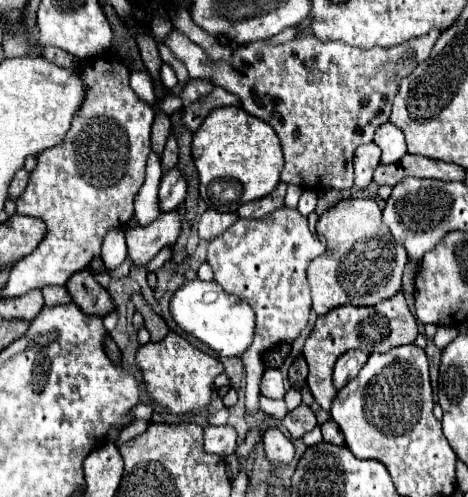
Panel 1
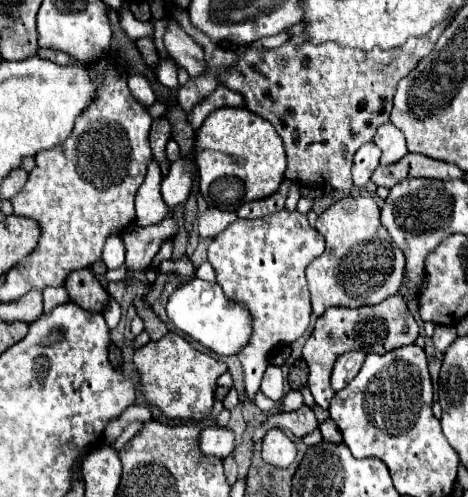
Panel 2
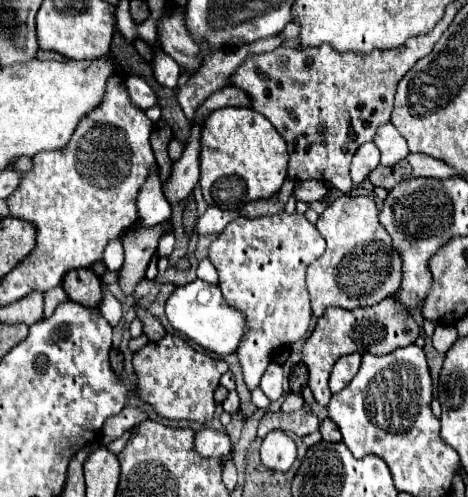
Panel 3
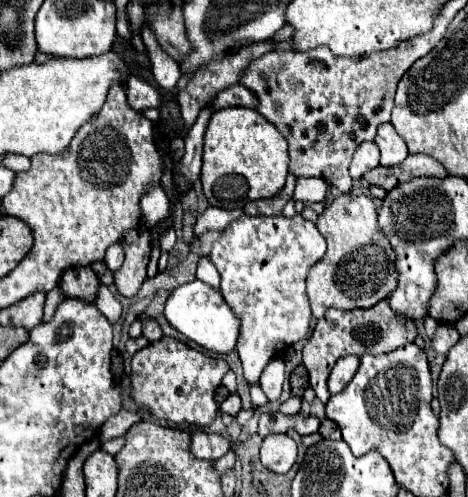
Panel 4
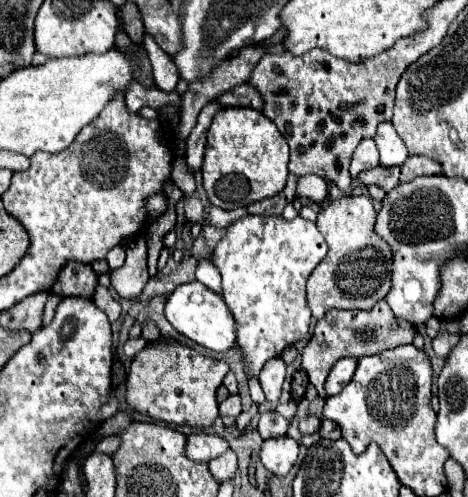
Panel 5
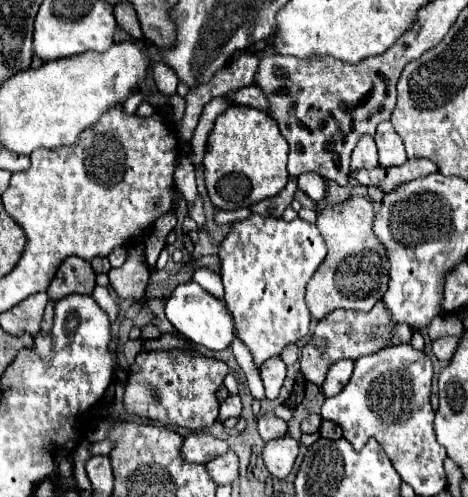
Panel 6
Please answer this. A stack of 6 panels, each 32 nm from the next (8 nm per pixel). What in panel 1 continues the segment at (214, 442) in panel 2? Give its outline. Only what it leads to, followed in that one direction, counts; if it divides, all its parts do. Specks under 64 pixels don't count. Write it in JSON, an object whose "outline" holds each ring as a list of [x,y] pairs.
{"outline":[[[230,426],[204,428],[204,452],[216,456],[228,456],[236,450],[236,430]]]}

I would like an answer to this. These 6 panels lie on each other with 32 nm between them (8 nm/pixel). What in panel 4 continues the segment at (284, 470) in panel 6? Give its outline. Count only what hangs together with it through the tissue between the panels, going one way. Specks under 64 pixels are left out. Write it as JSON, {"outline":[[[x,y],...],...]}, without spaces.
{"outline":[[[272,434],[264,438],[260,448],[262,464],[276,474],[286,474],[294,466],[296,456],[298,446],[288,434]]]}

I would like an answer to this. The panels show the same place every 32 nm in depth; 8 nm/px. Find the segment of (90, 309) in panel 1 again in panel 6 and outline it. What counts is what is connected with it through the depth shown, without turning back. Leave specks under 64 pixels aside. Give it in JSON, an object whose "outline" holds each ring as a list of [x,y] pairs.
{"outline":[[[68,256],[64,264],[60,264],[50,288],[48,298],[52,302],[62,300],[68,294],[92,294],[92,288],[96,286],[96,274],[88,260],[78,256]]]}

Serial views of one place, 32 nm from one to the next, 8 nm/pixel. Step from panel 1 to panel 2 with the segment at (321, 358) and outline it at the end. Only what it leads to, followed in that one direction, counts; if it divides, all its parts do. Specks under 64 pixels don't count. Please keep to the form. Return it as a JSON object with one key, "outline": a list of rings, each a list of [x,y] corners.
{"outline":[[[394,294],[386,298],[384,302],[376,306],[362,306],[362,308],[328,308],[324,316],[318,318],[314,332],[304,344],[304,362],[310,368],[308,388],[312,390],[312,396],[318,406],[328,408],[334,392],[330,388],[330,372],[334,362],[352,350],[364,350],[374,354],[388,354],[394,348],[408,346],[418,338],[418,324],[408,312],[404,298],[400,294]]]}

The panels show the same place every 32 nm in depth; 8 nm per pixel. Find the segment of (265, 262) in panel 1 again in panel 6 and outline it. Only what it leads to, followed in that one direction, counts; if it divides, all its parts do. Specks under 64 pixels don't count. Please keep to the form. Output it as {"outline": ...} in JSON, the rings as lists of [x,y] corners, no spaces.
{"outline":[[[252,214],[250,218],[240,220],[232,226],[230,234],[222,242],[218,256],[222,260],[222,284],[226,292],[226,304],[232,312],[238,338],[250,348],[258,366],[264,360],[278,356],[286,344],[298,342],[308,334],[310,312],[304,302],[304,292],[306,284],[326,256],[326,244],[316,224],[304,222],[300,218],[284,222],[282,218],[266,218],[260,214]]]}

